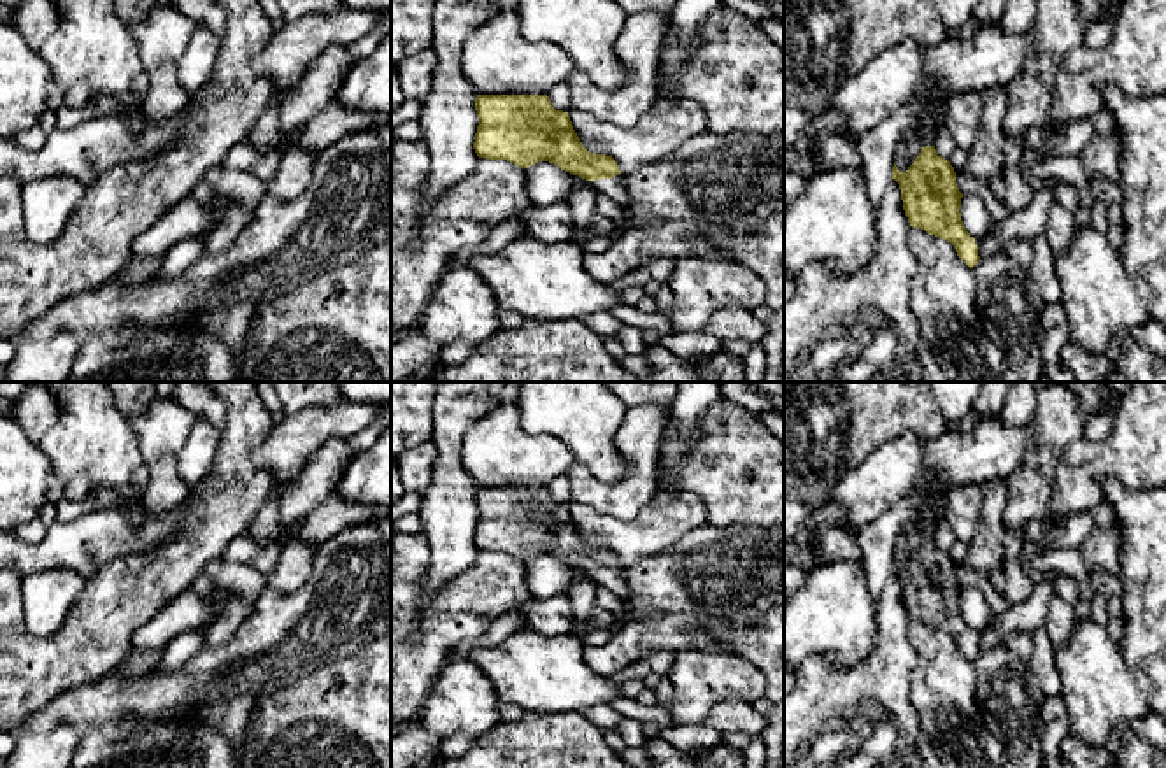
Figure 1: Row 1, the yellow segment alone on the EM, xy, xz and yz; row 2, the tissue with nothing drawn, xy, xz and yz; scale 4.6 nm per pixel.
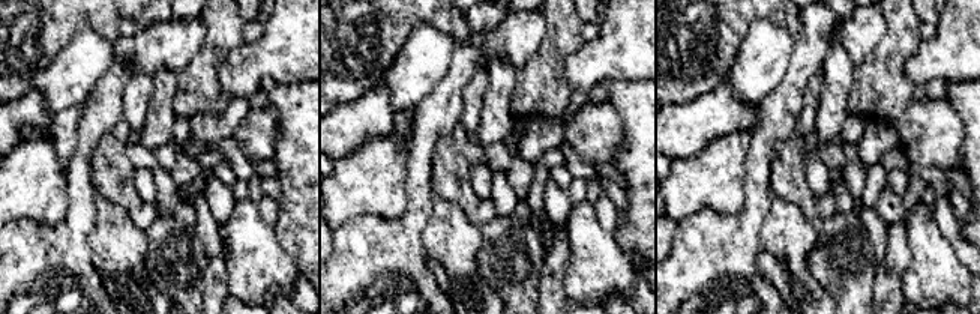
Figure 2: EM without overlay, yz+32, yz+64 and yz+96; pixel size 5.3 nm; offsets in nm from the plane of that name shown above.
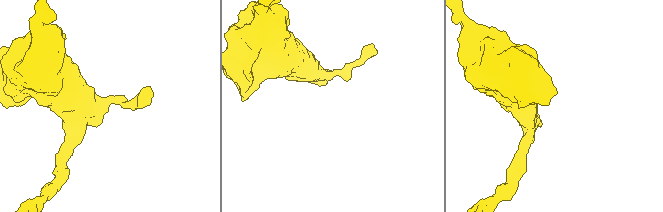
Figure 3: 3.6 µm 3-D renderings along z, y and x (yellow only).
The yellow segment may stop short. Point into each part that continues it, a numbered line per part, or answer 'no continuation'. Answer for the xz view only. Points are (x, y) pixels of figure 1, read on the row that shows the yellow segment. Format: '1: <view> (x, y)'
1: xz (614, 188)

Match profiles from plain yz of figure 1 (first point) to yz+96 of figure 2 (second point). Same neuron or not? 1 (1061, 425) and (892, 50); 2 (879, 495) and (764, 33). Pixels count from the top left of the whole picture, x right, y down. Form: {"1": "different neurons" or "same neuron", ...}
{"1": "same neuron", "2": "same neuron"}

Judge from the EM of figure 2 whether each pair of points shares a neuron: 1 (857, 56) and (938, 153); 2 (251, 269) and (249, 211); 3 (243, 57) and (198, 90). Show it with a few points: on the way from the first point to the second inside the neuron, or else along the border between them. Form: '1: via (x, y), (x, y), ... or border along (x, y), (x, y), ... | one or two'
1: border along (884, 33), (881, 41), (856, 66) | two
2: via (251, 254), (249, 226) | one
3: border along (237, 47), (218, 71), (219, 89), (228, 101) | two

